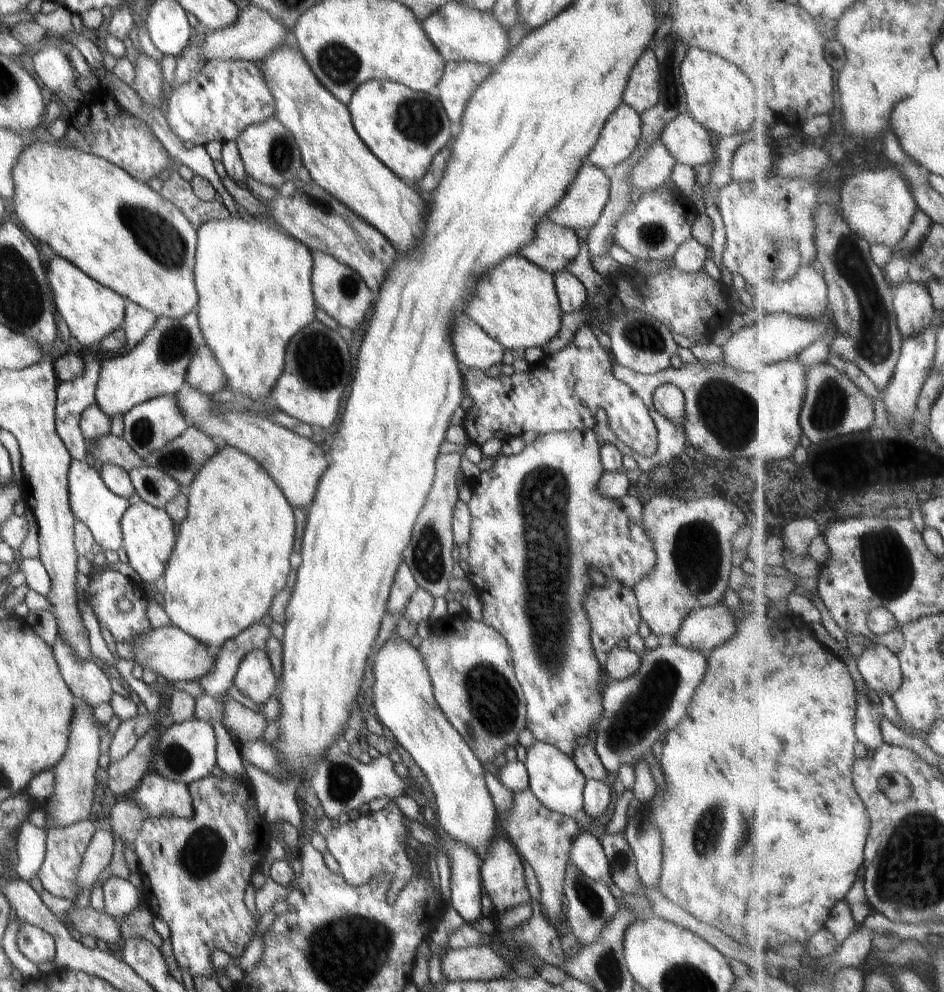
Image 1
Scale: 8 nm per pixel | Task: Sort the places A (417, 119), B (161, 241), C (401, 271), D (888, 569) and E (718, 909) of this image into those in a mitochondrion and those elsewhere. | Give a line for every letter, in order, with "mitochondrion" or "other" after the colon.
A: mitochondrion
B: mitochondrion
C: other
D: mitochondrion
E: other

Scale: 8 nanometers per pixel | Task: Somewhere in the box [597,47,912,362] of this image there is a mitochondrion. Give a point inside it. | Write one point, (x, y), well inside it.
(642, 335)

